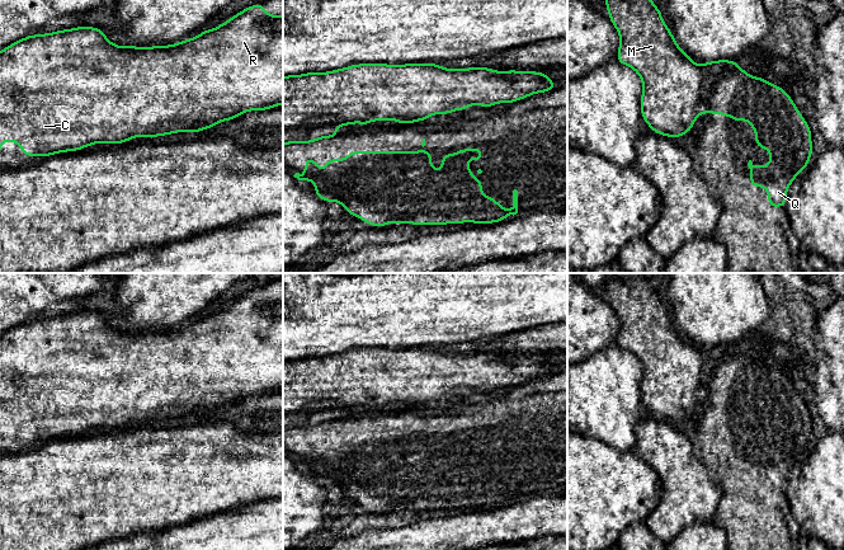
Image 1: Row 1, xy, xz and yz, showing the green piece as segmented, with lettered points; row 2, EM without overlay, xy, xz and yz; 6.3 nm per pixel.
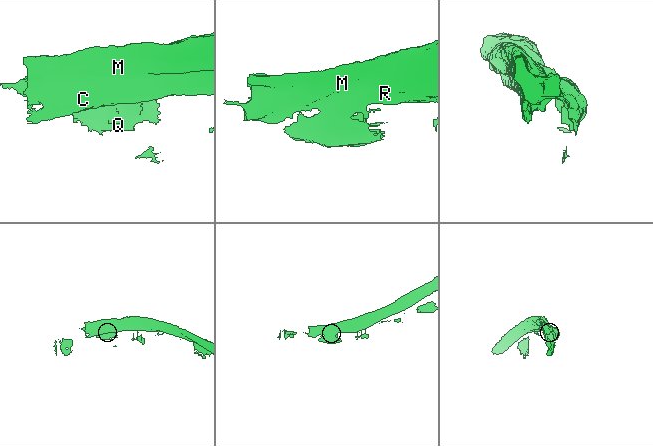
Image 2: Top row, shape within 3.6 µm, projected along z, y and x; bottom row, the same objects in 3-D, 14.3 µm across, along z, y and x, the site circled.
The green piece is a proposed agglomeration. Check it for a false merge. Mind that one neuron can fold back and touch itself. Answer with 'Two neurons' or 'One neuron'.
Two neurons

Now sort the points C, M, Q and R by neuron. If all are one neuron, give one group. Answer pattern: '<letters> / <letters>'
C M R / Q

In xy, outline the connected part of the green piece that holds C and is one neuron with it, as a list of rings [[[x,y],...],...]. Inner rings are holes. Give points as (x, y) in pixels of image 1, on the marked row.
[[[254,4],[242,11],[237,13],[225,23],[213,29],[204,29],[203,33],[197,34],[192,39],[184,39],[176,43],[180,51],[178,65],[173,69],[173,90],[170,93],[157,91],[152,102],[147,104],[151,112],[142,122],[135,116],[131,107],[122,107],[122,46],[110,43],[100,28],[94,27],[76,27],[71,29],[57,30],[44,34],[27,36],[0,51],[0,145],[6,141],[16,142],[22,147],[24,156],[49,156],[53,154],[66,151],[79,151],[94,144],[126,144],[133,137],[157,137],[171,133],[178,133],[178,128],[188,124],[209,123],[217,124],[225,121],[232,121],[249,111],[268,111],[283,104],[283,15],[274,17],[265,11],[264,4]],[[91,52],[113,53],[114,56],[108,61],[110,67],[112,81],[103,89],[91,89],[89,85],[89,55]]]

